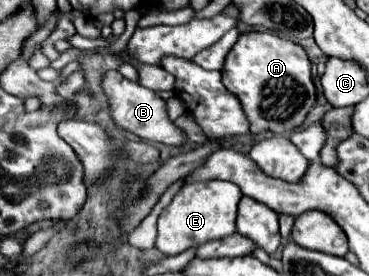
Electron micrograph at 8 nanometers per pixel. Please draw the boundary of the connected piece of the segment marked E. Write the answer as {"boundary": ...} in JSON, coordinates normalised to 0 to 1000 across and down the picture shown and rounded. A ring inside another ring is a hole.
{"boundary":[[[520,656],[504,663],[461,728],[455,750],[439,757],[428,786],[428,859],[423,859],[423,895],[439,909],[450,931],[482,924],[504,909],[509,895],[537,895],[542,880],[558,880],[569,866],[602,866],[612,851],[629,851],[640,837],[640,743],[650,728],[650,685],[634,663],[618,656]]]}

